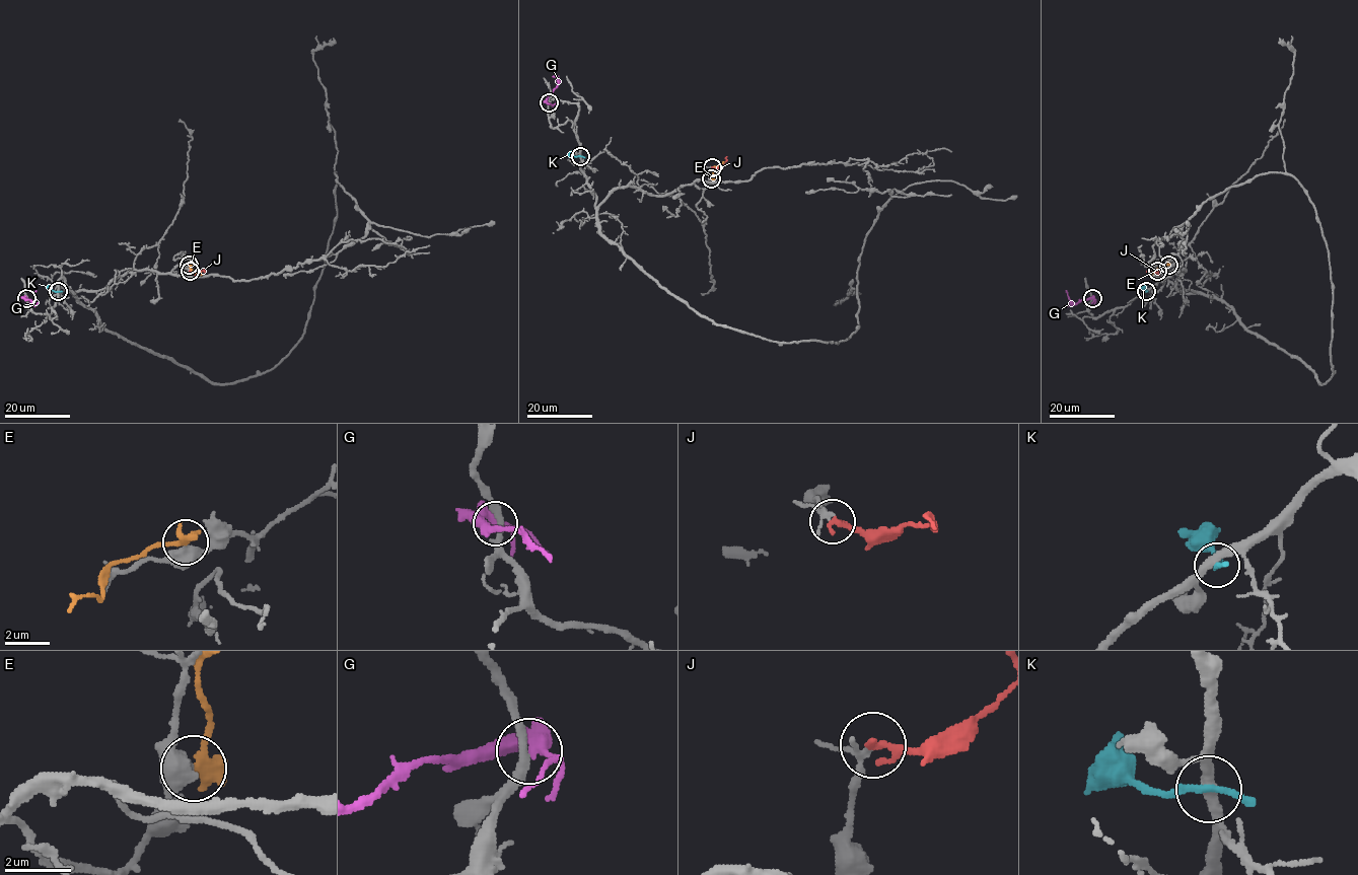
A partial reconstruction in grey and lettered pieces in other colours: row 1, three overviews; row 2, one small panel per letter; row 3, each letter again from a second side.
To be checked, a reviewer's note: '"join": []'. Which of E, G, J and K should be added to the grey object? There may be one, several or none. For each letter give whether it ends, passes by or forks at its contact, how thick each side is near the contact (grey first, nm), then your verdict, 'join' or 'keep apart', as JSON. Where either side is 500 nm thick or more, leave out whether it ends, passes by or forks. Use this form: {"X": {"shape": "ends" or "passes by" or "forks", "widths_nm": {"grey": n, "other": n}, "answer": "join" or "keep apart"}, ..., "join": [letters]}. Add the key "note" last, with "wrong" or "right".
{"E": {"shape": "passes by", "widths_nm": {"grey": 420, "other": 320}, "answer": "keep apart"}, "G": {"shape": "passes by", "widths_nm": {"grey": 280, "other": 400}, "answer": "keep apart"}, "J": {"shape": "passes by", "widths_nm": {"grey": 180, "other": 170}, "answer": "join"}, "K": {"shape": "passes by", "widths_nm": {"grey": 360, "other": 190}, "answer": "keep apart"}, "join": ["J"], "note": "wrong"}

